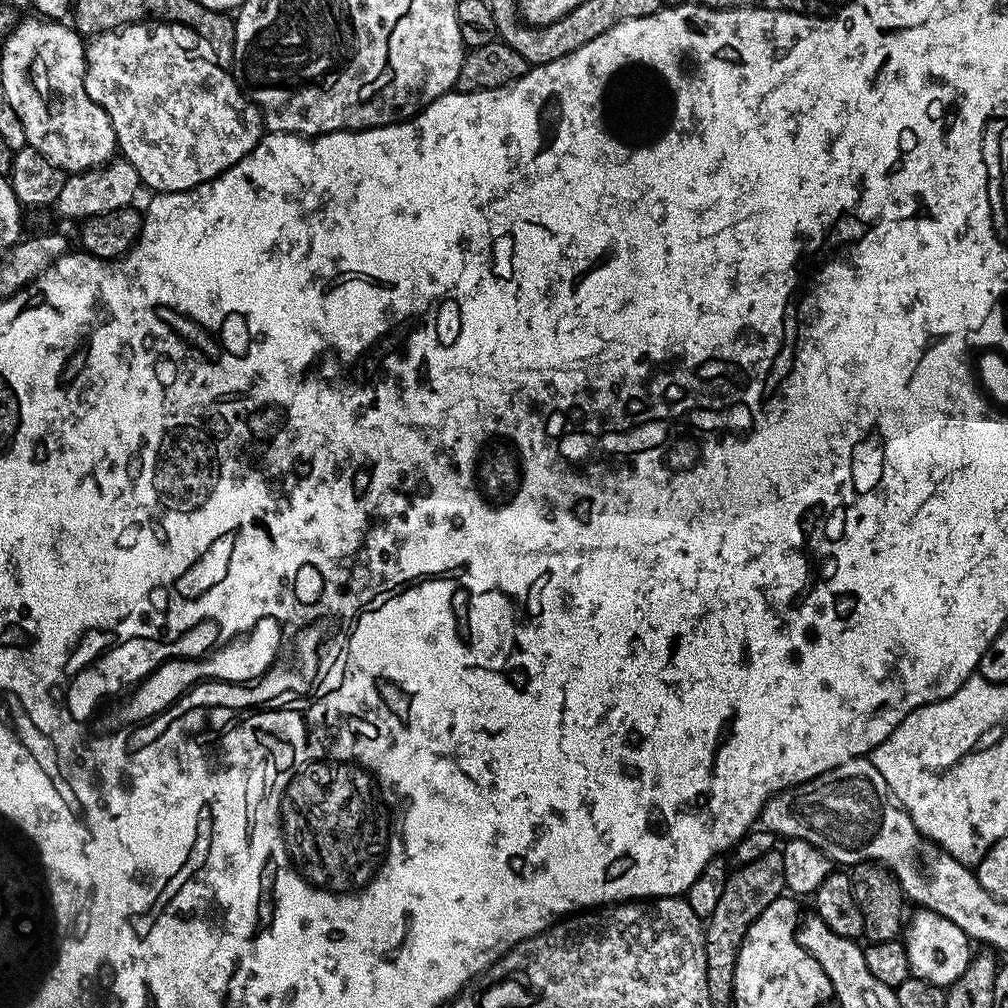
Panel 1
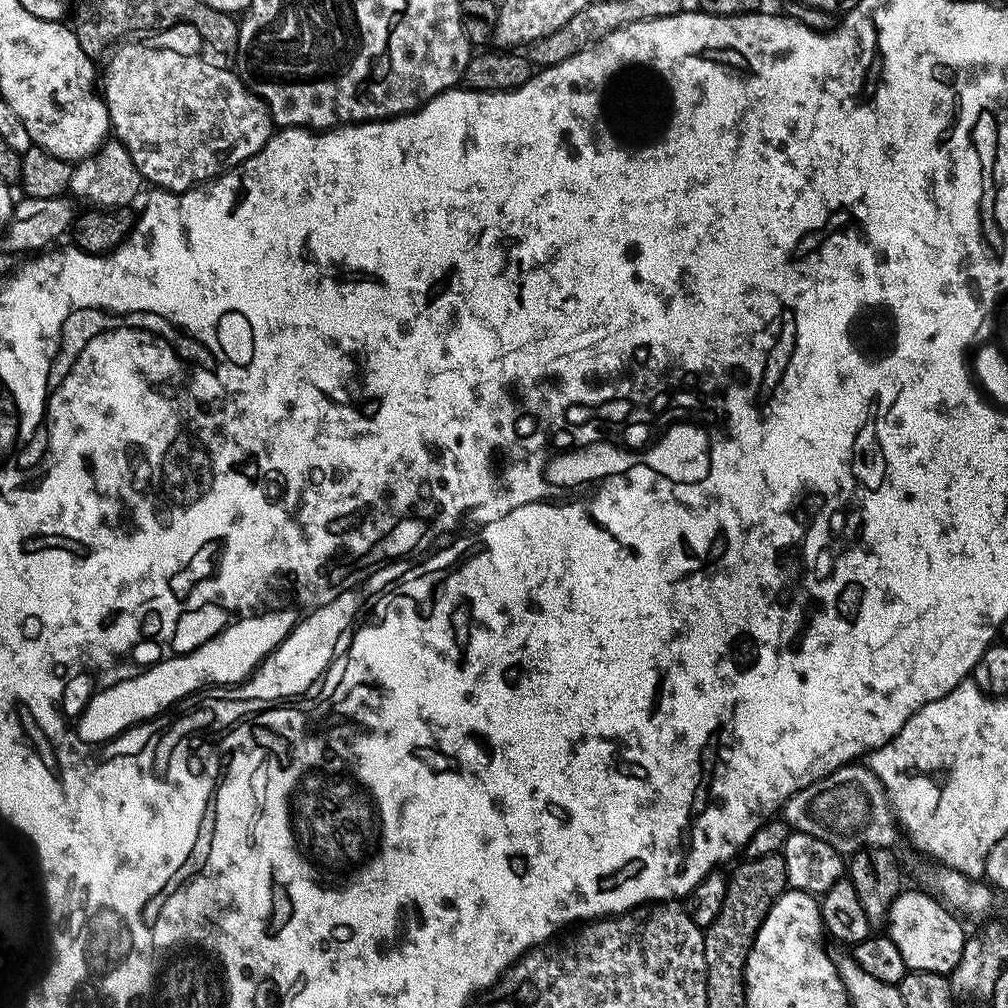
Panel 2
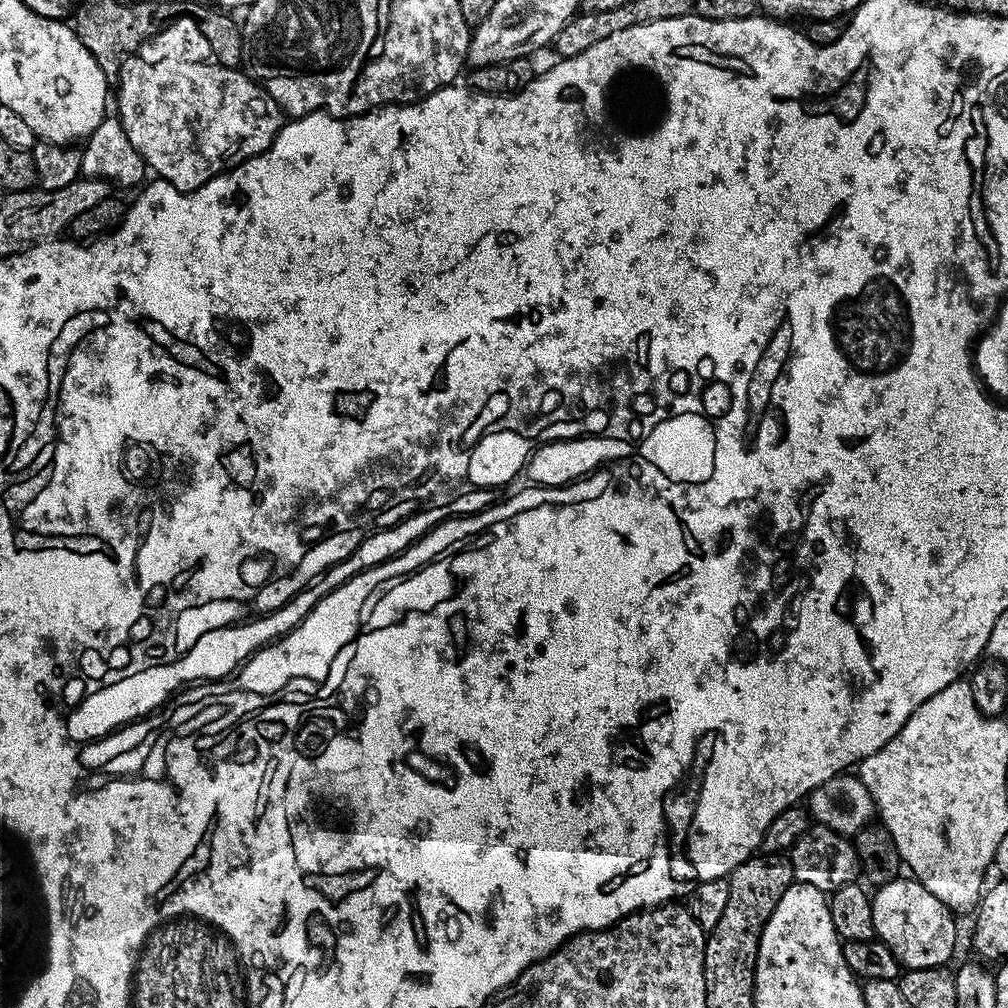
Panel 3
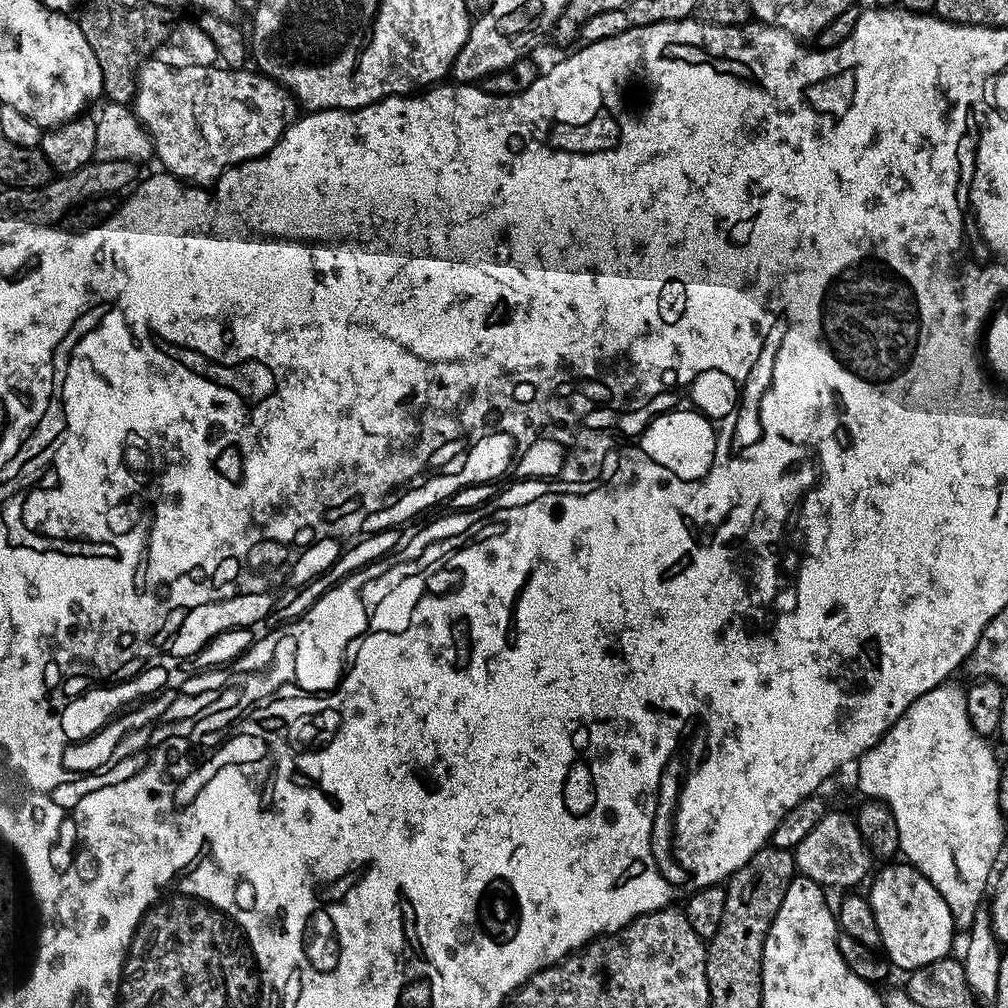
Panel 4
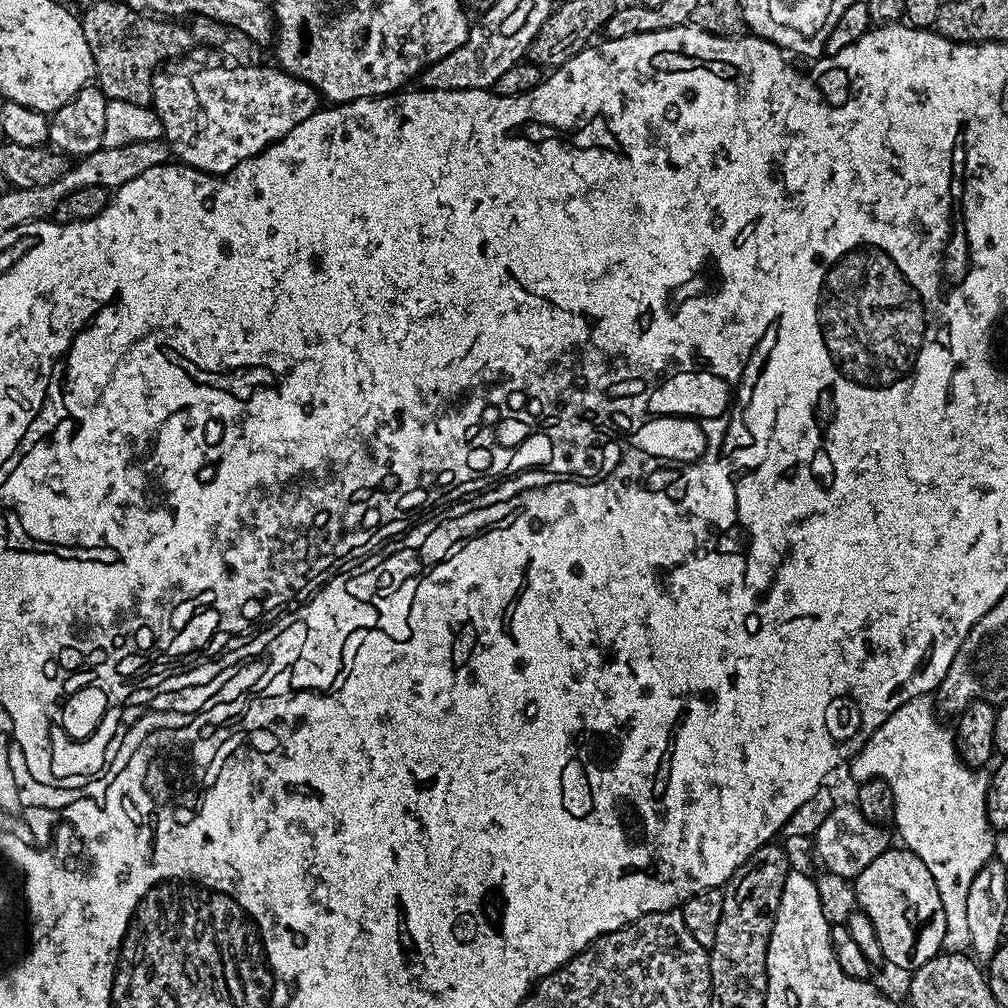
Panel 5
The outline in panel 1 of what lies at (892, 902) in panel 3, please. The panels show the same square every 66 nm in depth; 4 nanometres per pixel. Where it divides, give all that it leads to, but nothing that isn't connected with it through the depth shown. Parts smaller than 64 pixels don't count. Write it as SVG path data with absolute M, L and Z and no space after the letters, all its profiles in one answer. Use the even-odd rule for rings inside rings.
M925 908L913 911L913 913L913 916L911 913L907 917L906 927L902 932L904 949L910 958L912 976L946 990L954 981L962 978L962 974L966 974L966 970L972 965L973 941L968 939L965 932L958 930L958 926L950 922L950 918L942 918L942 914Z

